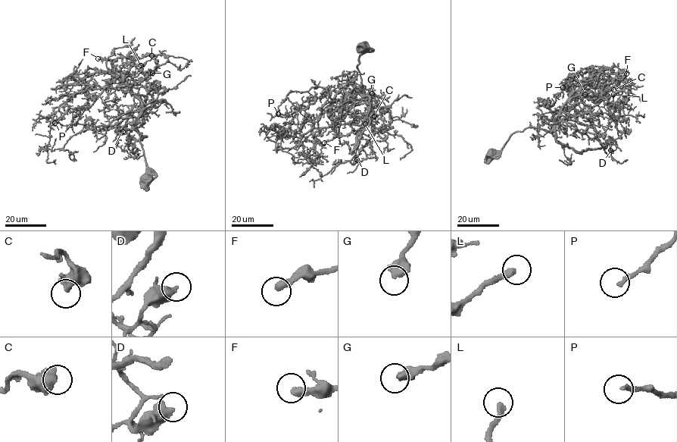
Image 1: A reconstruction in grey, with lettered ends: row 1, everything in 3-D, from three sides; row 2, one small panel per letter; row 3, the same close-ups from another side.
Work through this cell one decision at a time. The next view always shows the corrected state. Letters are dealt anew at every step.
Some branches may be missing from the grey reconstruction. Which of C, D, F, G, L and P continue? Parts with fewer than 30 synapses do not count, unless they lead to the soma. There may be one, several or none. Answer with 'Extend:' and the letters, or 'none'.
Extend: L, P

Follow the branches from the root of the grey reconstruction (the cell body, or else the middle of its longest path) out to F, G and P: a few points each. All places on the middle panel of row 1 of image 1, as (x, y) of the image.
F: (361, 47), (357, 67), (360, 89), (356, 88), (361, 86), (349, 98), (338, 135), (324, 142)
G: (361, 47), (357, 91), (361, 86), (346, 98), (361, 99), (371, 109), (377, 107), (372, 93)
P: (361, 47), (357, 67), (360, 90), (356, 88), (361, 85), (345, 92), (331, 91), (289, 116), (278, 114)

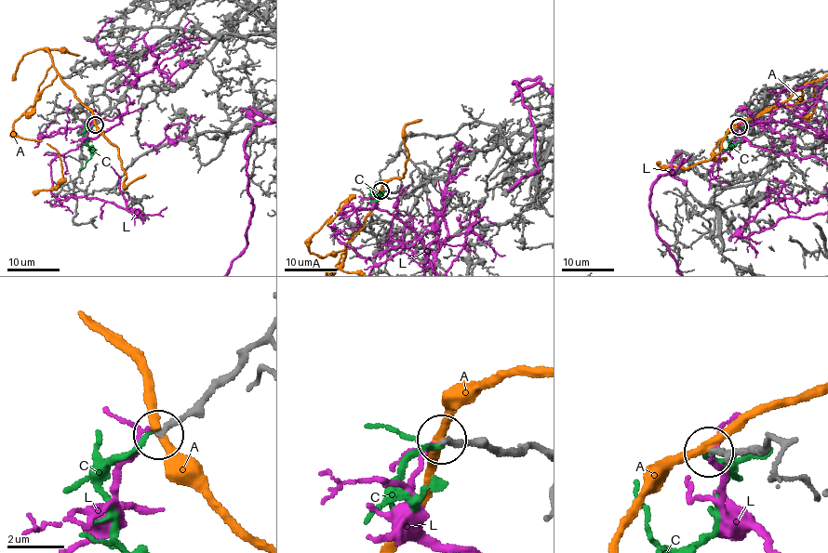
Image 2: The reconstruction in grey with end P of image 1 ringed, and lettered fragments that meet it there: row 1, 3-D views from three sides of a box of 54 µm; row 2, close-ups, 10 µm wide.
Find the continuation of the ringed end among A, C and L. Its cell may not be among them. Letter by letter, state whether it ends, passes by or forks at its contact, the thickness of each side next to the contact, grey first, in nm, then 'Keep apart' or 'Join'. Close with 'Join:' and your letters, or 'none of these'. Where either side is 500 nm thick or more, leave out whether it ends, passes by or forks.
A: It passes by. Thickness 240 nm (grey) against 280 nm. Keep apart
C: It ends there. Thickness 240 nm (grey) against 180 nm. Keep apart
L: It passes by. Thickness 220 nm (grey) against 110 nm. Keep apart
Join: none of these

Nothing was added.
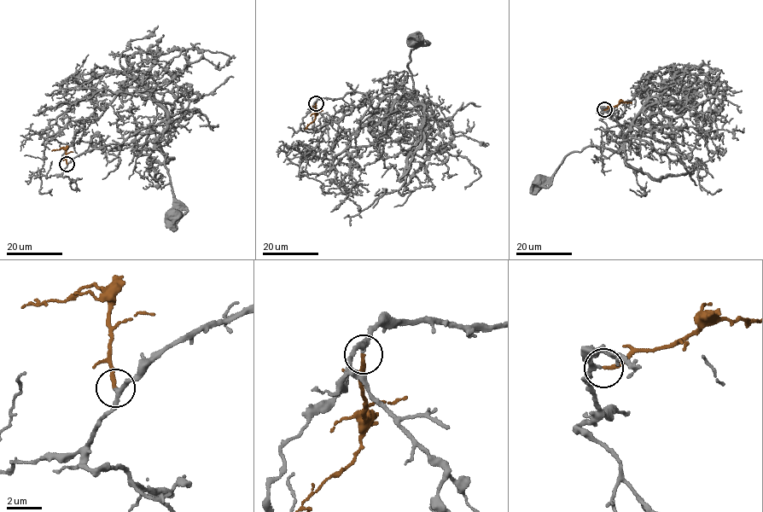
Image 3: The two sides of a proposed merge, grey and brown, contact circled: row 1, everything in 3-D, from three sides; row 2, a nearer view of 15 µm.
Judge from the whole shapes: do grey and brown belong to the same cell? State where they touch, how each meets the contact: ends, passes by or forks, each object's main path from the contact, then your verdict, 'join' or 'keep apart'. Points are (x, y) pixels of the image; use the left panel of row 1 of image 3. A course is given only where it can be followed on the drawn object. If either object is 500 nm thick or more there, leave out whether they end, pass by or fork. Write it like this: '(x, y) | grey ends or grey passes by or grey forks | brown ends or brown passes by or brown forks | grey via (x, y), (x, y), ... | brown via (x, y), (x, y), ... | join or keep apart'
(66, 164) | grey passes by | brown ends | grey via (66, 164), (92, 149), (117, 143), (122, 147), (131, 136), (156, 132), (160, 150), (167, 154), (171, 215) | brown via (66, 164), (65, 147), (54, 149) | join

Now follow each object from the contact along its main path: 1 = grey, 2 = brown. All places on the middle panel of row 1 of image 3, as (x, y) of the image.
1: (316, 103), (352, 91), (364, 93), (375, 107), (394, 90), (411, 96), (413, 39)
2: (316, 103), (315, 119), (306, 129)

